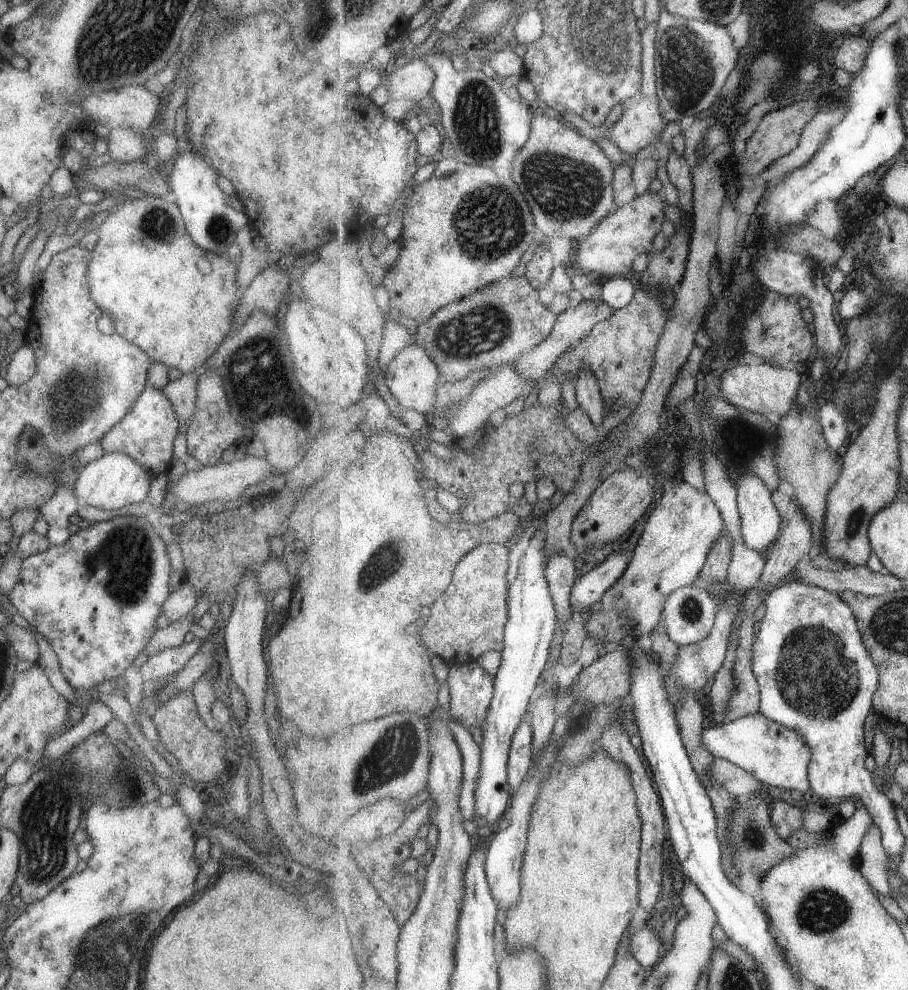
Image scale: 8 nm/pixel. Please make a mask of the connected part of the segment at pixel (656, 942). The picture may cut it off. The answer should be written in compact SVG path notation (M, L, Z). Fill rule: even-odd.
M648 927L639 930L631 940L631 953L648 971L652 971L665 956L667 945L661 935Z

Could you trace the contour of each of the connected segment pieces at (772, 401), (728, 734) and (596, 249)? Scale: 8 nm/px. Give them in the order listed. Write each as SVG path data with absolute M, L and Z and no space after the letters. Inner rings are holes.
M770 363L759 366L739 365L726 370L720 378L720 394L730 404L753 413L776 418L785 418L797 398L797 390L803 384L802 375L797 370L785 370Z
M761 713L705 728L701 740L703 740L703 748L707 748L713 756L733 762L743 770L751 772L759 782L771 788L803 793L811 789L809 780L811 748L809 744L799 732L781 726Z
M645 192L619 207L607 220L601 220L589 238L579 246L577 262L583 272L590 275L605 274L611 277L626 277L633 275L633 262L639 254L652 255L655 234L663 230L665 208L668 204L661 192Z

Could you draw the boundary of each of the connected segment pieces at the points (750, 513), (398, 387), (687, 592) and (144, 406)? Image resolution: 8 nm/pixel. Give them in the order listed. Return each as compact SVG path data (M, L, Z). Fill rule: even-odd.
M753 472L743 474L738 482L738 506L743 524L741 532L747 548L769 549L781 532L783 520L773 502L773 494L763 478Z
M416 342L403 348L395 360L388 366L385 372L386 386L400 406L426 415L436 406L438 396L439 376L438 365L427 354L426 349Z
M683 586L667 596L662 619L665 630L679 647L692 646L711 635L719 607L705 588Z
M146 385L129 412L103 434L101 448L105 452L117 452L129 456L148 471L150 477L166 473L172 458L172 442L177 436L178 419L169 400L163 396L161 389Z

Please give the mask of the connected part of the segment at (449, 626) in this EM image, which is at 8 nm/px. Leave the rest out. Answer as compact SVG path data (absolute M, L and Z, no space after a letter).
M484 543L467 552L453 572L451 585L434 604L429 607L430 614L421 626L422 643L427 646L431 656L438 656L448 666L479 661L485 652L504 650L504 636L510 618L510 597L508 572L510 568L510 545Z

